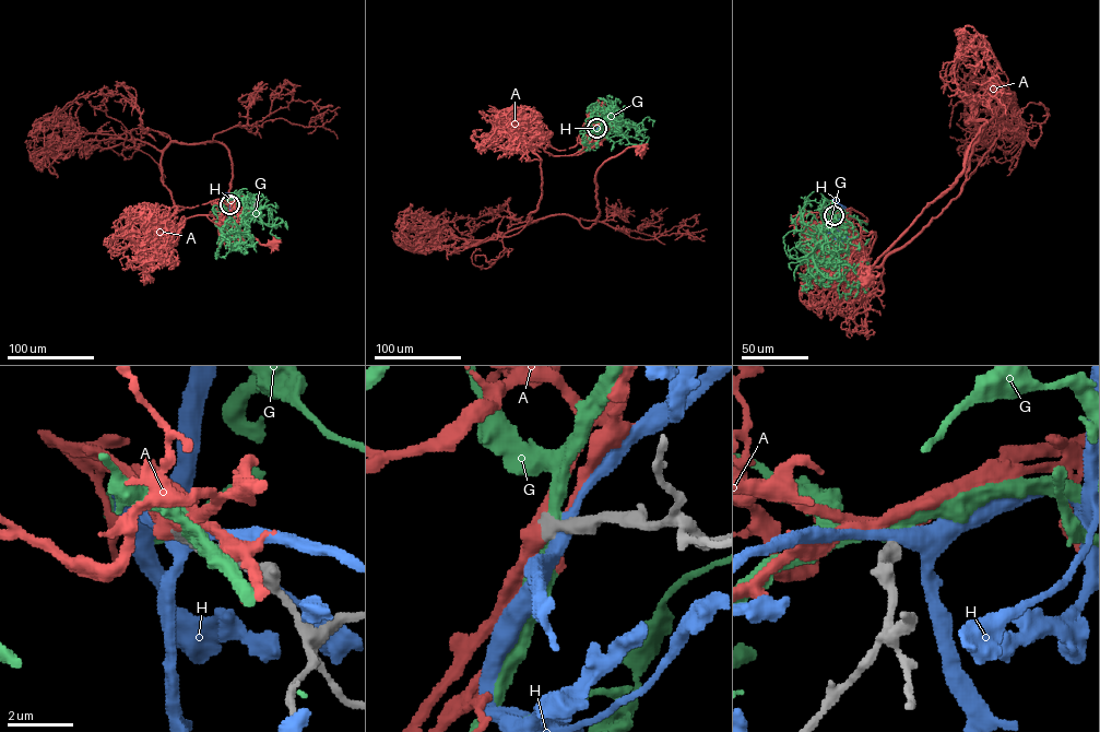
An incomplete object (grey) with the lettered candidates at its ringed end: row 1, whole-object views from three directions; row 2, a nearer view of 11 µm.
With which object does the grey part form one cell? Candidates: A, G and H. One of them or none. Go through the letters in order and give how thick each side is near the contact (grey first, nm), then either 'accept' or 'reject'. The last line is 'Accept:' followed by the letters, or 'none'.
A: 420 nm thick on the grey side, 480 nm on the other; accept
G: 440 nm thick on the grey side, 420 nm on the other; reject
H: 500 nm thick on the grey side, 400 nm on the other; reject
Accept: A

